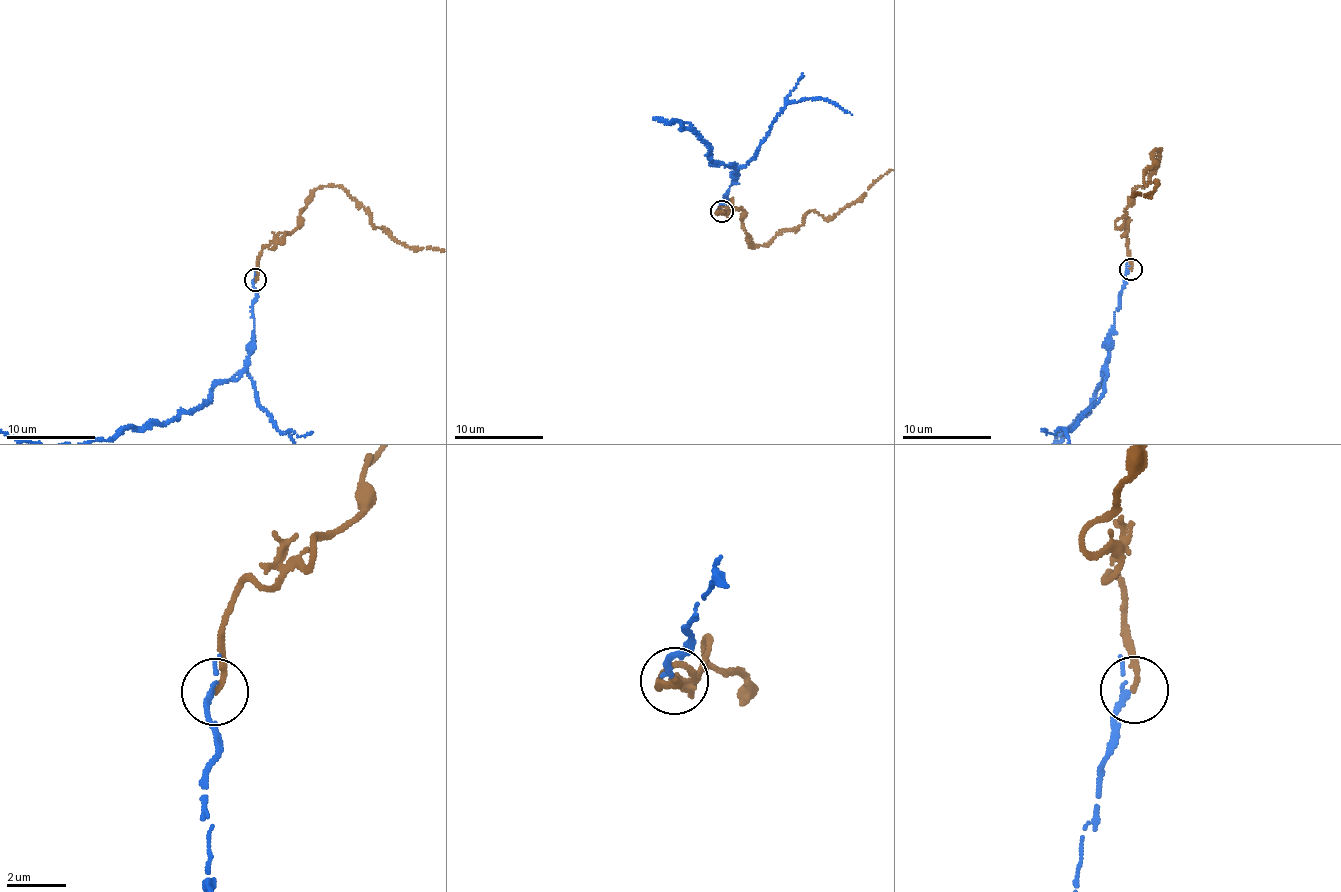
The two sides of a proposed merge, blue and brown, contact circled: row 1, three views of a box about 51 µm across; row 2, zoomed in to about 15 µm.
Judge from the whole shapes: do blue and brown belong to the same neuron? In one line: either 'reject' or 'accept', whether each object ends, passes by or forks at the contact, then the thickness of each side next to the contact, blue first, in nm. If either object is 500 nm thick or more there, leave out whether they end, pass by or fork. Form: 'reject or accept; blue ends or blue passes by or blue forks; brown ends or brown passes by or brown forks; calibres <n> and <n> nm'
accept; blue ends; brown ends; calibres 180 and 160 nm

